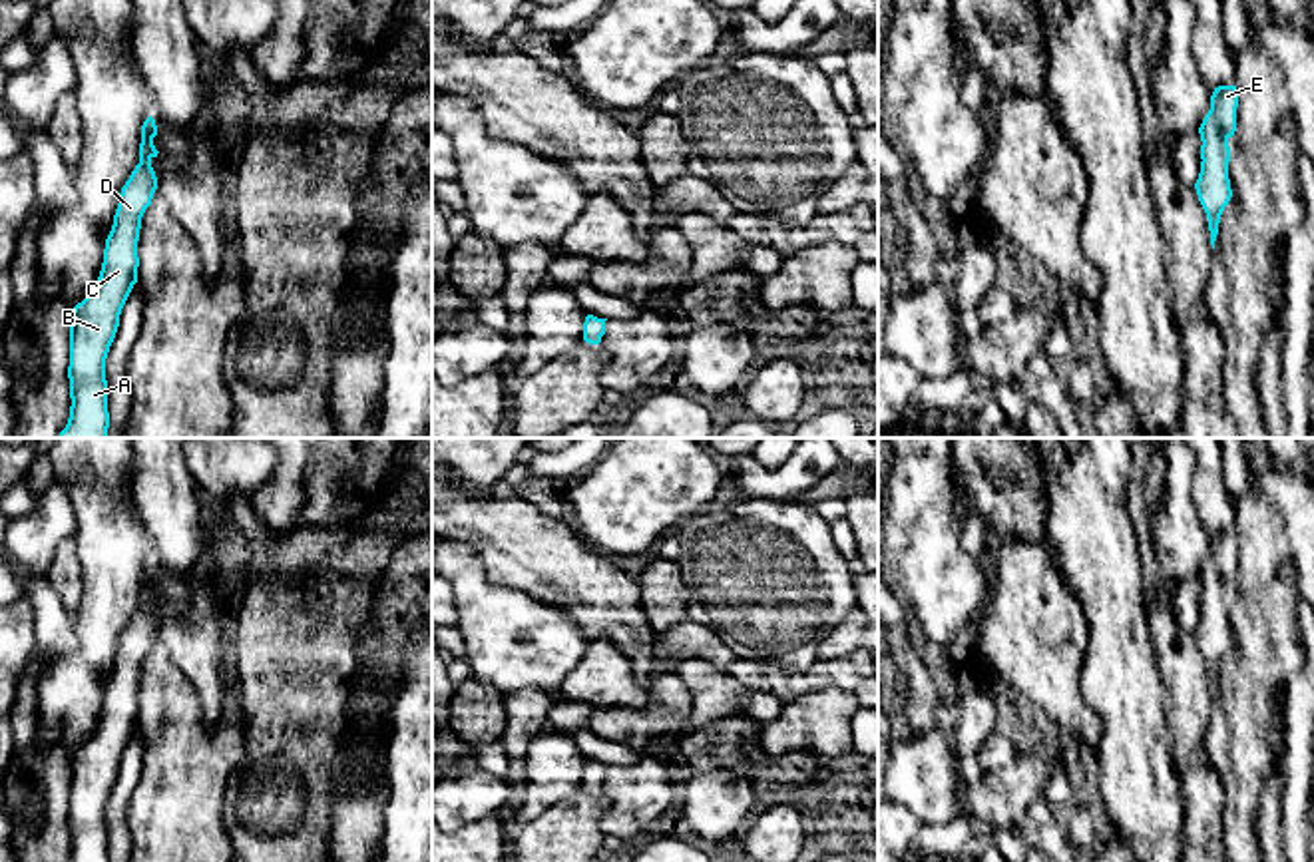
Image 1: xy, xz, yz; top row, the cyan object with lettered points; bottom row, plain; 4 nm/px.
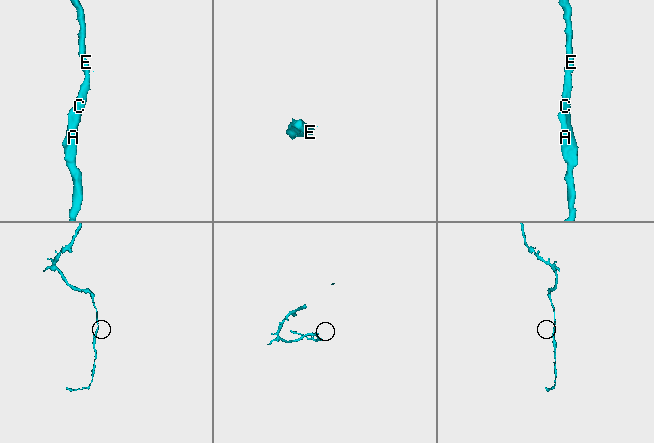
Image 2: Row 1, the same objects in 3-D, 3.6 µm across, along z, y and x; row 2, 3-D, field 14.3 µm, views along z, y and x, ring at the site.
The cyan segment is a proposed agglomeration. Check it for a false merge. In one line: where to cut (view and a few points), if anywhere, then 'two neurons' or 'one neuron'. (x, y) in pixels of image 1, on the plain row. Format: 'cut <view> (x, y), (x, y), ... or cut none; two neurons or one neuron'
cut none; one neuron

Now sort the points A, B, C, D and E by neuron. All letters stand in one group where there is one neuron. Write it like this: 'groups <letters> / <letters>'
groups A B C D E

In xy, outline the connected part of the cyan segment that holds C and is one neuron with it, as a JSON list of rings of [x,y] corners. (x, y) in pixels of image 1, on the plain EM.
[[[149,561],[141,571],[139,609],[121,633],[119,649],[113,661],[111,677],[106,685],[104,709],[94,737],[74,753],[70,762],[70,862],[110,862],[106,804],[119,772],[121,754],[137,729],[137,687],[141,663],[151,651],[157,635],[157,623],[151,605],[157,603],[153,583],[157,581],[155,565]]]

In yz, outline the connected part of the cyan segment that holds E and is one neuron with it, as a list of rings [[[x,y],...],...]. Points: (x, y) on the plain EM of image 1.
[[[1218,532],[1210,541],[1210,555],[1204,561],[1201,579],[1201,619],[1195,629],[1199,647],[1208,665],[1210,691],[1218,681],[1218,669],[1224,653],[1232,643],[1228,625],[1230,593],[1228,585],[1236,577],[1236,532]]]

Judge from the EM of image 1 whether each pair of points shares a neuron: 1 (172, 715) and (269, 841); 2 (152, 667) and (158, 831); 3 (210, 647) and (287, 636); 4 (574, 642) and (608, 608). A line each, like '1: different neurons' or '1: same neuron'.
1: different neurons
2: same neuron
3: different neurons
4: different neurons

